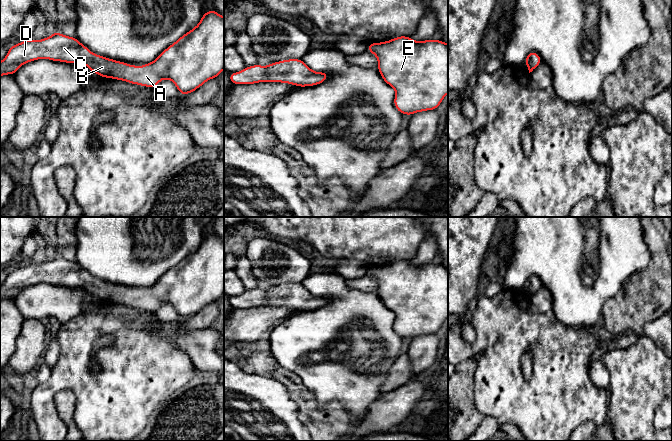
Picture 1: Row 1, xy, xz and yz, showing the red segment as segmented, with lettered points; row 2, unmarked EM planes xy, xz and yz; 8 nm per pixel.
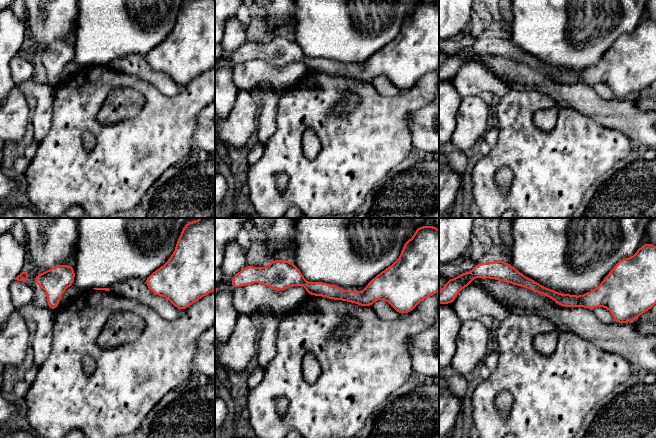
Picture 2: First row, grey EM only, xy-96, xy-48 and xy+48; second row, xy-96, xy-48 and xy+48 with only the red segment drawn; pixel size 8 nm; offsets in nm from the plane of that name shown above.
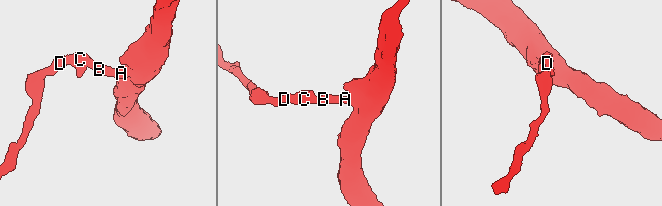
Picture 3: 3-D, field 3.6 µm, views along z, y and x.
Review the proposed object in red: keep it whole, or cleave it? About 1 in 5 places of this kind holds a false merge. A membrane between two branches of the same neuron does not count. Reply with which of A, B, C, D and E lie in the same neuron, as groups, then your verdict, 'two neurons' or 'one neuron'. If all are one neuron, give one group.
groups A B C D E; one neuron

